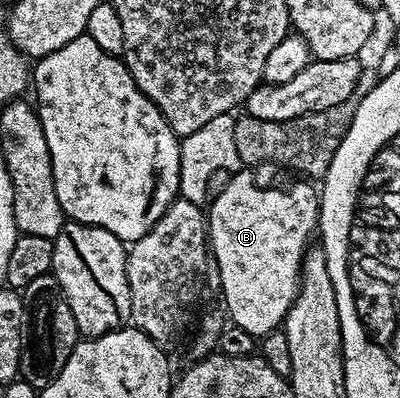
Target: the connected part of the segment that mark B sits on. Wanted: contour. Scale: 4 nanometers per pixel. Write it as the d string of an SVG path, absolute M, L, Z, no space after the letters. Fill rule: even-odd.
M236 171L231 174L232 177L224 185L224 190L220 194L211 198L210 204L206 209L206 216L208 219L208 244L210 246L211 256L214 258L214 269L220 272L220 289L224 292L224 305L228 308L228 313L232 316L232 321L244 333L249 333L255 339L263 339L268 333L273 333L275 329L281 328L284 323L284 317L288 314L296 292L300 286L300 264L304 262L304 250L309 248L310 241L308 236L315 234L318 229L318 222L320 220L320 198L318 196L317 186L309 183L304 179L296 179L289 189L263 189L260 185L255 185L252 182L252 177L248 171Z

